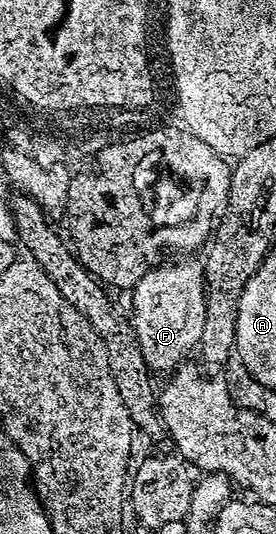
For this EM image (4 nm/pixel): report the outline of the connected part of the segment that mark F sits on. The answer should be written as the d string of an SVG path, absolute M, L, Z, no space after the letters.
M198 261L171 262L168 266L163 265L156 265L154 269L145 272L129 294L131 297L131 310L129 309L131 327L137 332L141 352L145 355L145 364L156 375L163 373L166 375L169 368L178 366L187 355L190 355L187 353L191 349L194 351L198 347L205 321L205 292L200 263Z

